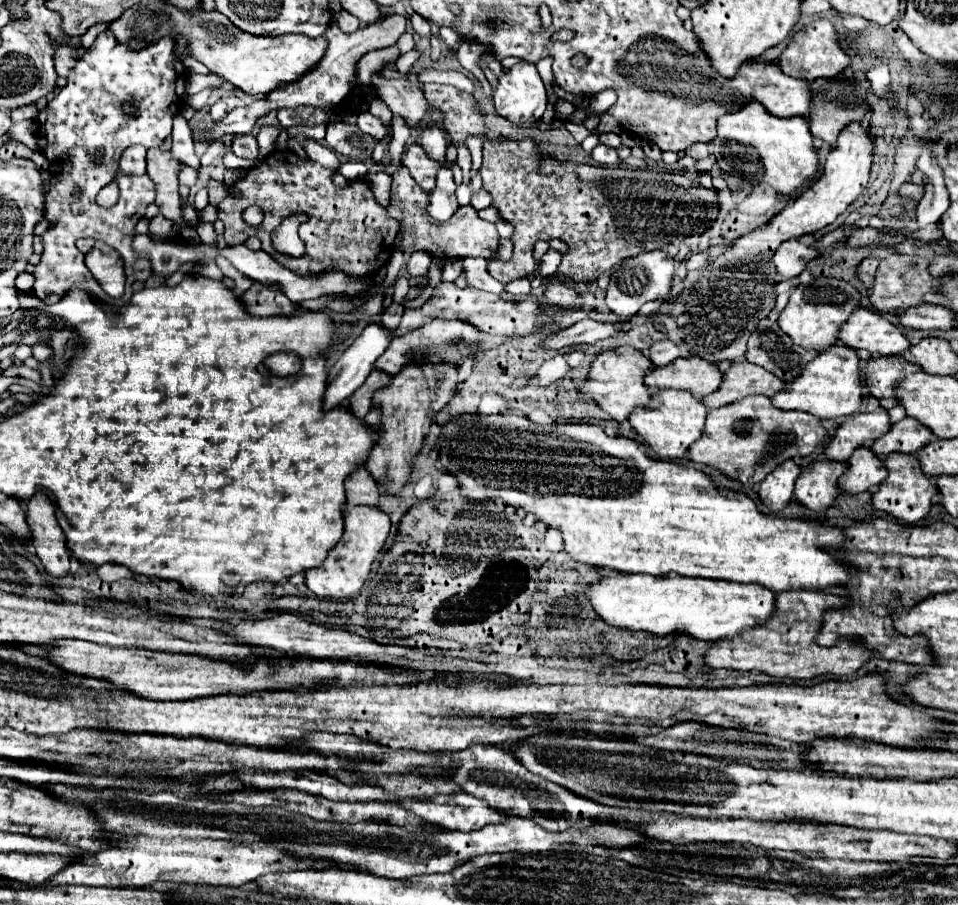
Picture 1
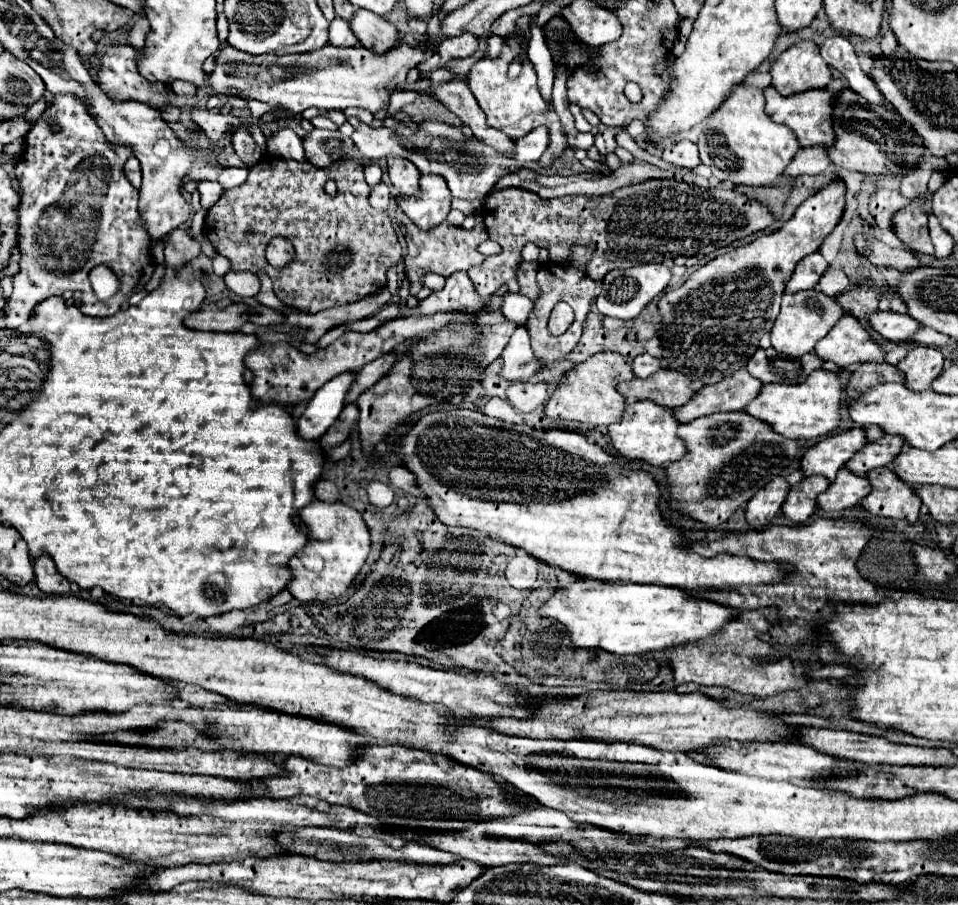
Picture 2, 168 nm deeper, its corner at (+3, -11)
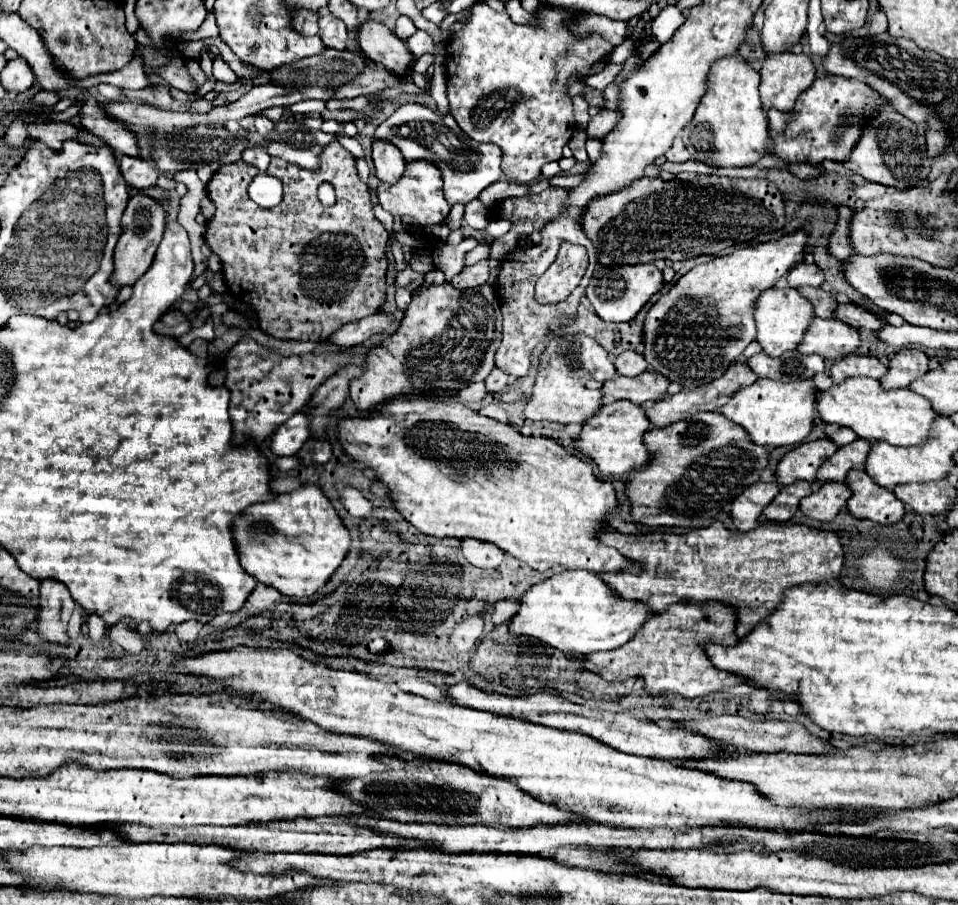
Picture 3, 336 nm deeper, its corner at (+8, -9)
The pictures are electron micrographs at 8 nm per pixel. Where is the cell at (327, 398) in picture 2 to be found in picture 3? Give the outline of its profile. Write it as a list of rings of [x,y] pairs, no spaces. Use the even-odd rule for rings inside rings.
[[[306,411],[294,413],[284,425],[278,427],[272,439],[272,451],[276,455],[296,455],[310,437],[310,415]]]

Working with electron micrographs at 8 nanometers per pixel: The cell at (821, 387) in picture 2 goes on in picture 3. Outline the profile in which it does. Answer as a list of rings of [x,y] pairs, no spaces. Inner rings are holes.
[[[758,379],[754,385],[740,389],[722,409],[720,413],[724,413],[730,421],[742,425],[748,433],[750,439],[756,441],[758,445],[770,445],[770,447],[782,447],[782,445],[798,445],[802,443],[812,427],[814,427],[814,417],[816,417],[816,401],[818,389],[814,385],[814,379],[802,379],[802,381],[794,381],[794,383],[780,383],[780,381],[772,381],[772,379]]]

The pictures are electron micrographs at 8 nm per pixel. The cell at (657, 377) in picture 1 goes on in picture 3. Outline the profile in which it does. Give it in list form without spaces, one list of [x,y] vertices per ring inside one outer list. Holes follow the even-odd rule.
[[[644,371],[642,375],[636,377],[614,377],[610,381],[604,383],[590,383],[590,389],[600,389],[606,397],[612,399],[628,399],[634,405],[642,405],[642,403],[656,403],[660,399],[666,397],[666,389],[668,389],[670,381],[658,373],[658,371]]]

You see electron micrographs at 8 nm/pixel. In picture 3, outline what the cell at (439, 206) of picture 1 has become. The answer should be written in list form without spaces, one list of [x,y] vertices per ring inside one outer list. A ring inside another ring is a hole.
[[[430,161],[406,163],[406,171],[398,183],[394,183],[394,185],[380,183],[378,185],[378,201],[380,201],[382,209],[390,211],[394,217],[408,215],[408,217],[416,219],[422,227],[442,223],[442,221],[446,221],[446,217],[450,213],[450,205],[446,203],[446,199],[442,195],[440,169],[436,165],[430,165]]]

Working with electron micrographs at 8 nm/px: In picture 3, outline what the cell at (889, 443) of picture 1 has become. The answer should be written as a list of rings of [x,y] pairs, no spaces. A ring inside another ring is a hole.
[[[856,439],[854,443],[840,447],[838,453],[830,457],[830,461],[824,461],[822,469],[818,469],[818,481],[844,481],[850,469],[866,463],[870,447],[872,441],[868,439]]]

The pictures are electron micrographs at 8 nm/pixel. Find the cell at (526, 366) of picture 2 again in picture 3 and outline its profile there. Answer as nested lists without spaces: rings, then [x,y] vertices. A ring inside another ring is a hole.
[[[494,367],[492,373],[486,377],[488,391],[502,391],[506,385],[510,385],[510,375],[500,367]]]

